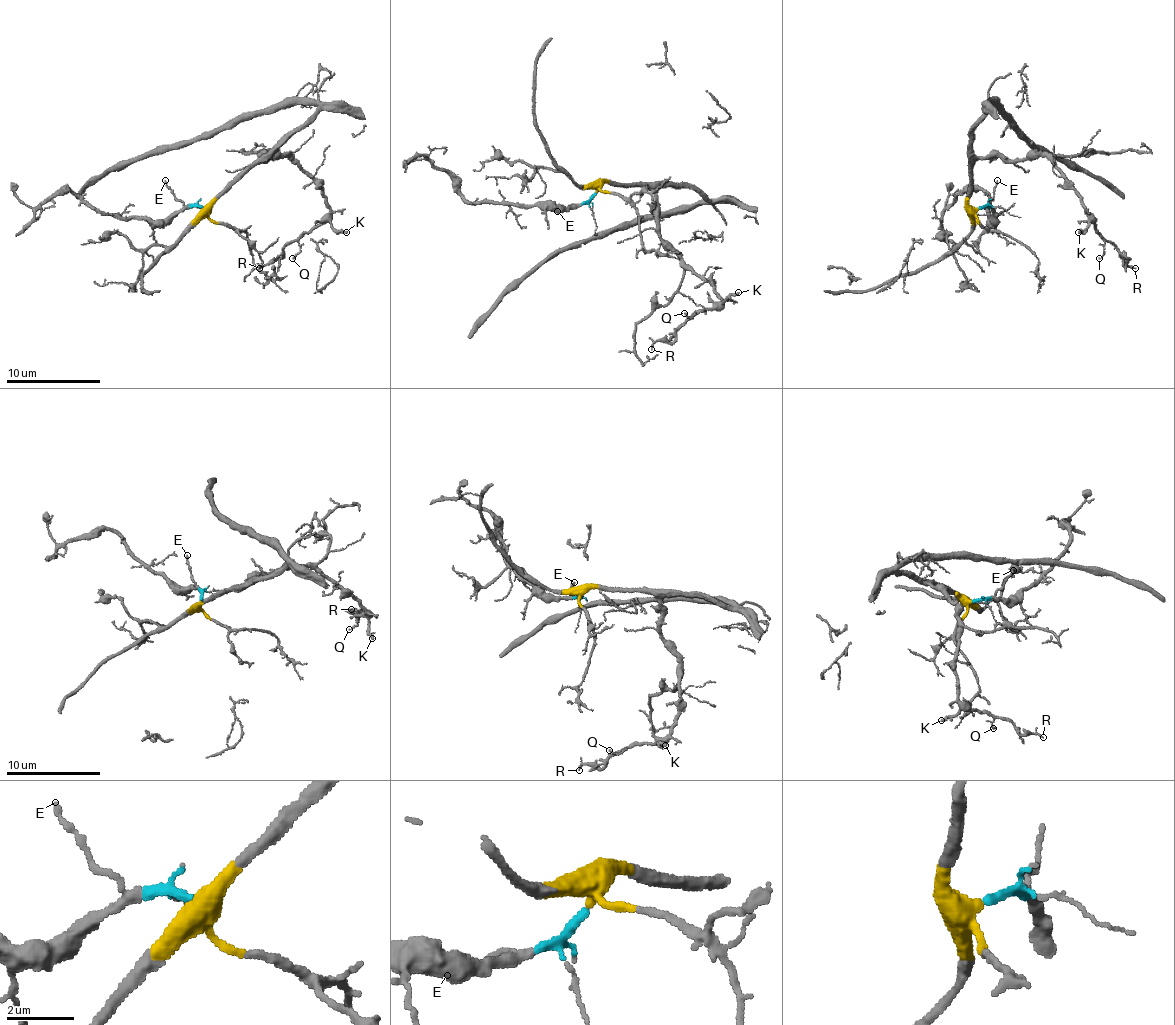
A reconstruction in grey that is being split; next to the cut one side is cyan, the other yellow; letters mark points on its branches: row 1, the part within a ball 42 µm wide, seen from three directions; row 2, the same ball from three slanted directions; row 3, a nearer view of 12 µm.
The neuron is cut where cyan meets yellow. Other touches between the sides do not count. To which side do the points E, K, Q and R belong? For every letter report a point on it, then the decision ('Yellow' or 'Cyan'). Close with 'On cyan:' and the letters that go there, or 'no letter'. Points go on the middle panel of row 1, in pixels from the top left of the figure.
E: Place: (557, 211). Cyan
K: Place: (738, 292). Yellow
Q: Place: (684, 313). Yellow
R: Place: (651, 349). Yellow
On cyan: E

